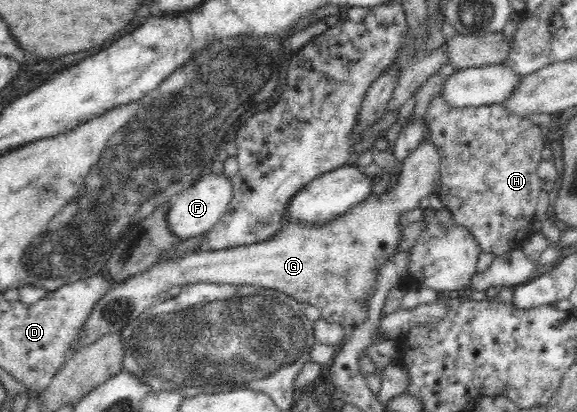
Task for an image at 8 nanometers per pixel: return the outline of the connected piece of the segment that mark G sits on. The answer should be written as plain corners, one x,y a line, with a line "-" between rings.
429,138
421,140
399,166
395,182
379,198
366,198
338,219
321,226
307,227
295,221
281,228
266,241
233,248
197,251
157,262
127,280
114,283
91,308
71,355
89,346
103,335
121,331
145,308
158,302
157,296
171,286
196,282
230,285
251,285
279,290
302,304
309,302
320,310
320,318
339,323
342,327
361,324
368,315
367,298
374,294
375,280
385,260
397,253
402,228
397,225
399,214
419,207
420,200
433,194
439,186
440,154

